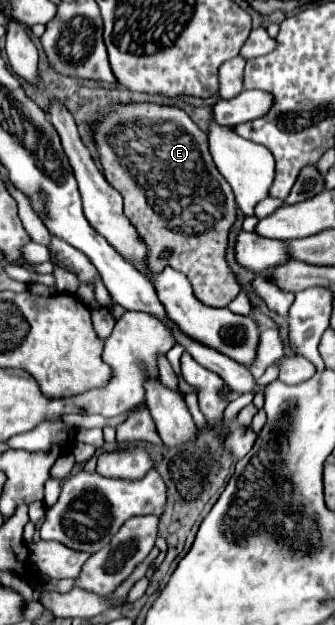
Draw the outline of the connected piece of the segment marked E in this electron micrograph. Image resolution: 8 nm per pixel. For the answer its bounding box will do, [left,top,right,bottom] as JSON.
[96,103,240,307]

